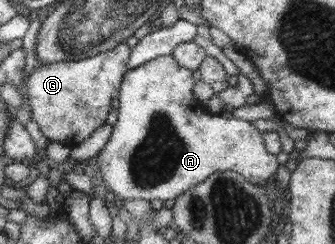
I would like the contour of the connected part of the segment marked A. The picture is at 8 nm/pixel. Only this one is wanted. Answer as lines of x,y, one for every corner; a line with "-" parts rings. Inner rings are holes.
172,55
158,56
156,59
126,72
118,97
118,120
113,126
113,132
109,142
105,145
104,149
100,151
100,154
97,157
79,165
79,170
89,175
94,174
95,171
99,171
99,177
101,177
101,181
103,181
103,185
107,185
107,191
113,193
116,197
120,197
120,199
124,199
124,201
130,199
145,199
146,201
151,201
152,199
162,199
162,201
176,199
188,188
192,188
194,184
202,183
204,180
208,179
214,172
234,171
244,177
248,183
261,187
275,179
281,165
278,164
276,155
272,155
266,151
264,138
256,127
249,121
234,118
226,114
208,115
207,111
194,111
196,107
200,107
200,100
196,101
194,95
192,95
194,83
196,83
196,81
192,79
192,71
186,69
185,66
182,66

